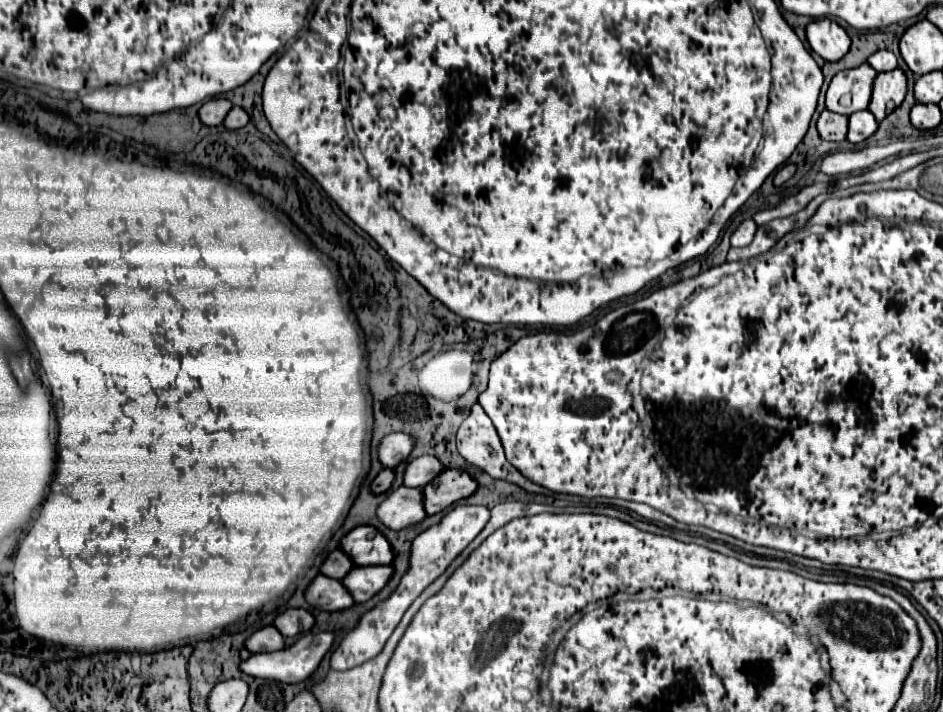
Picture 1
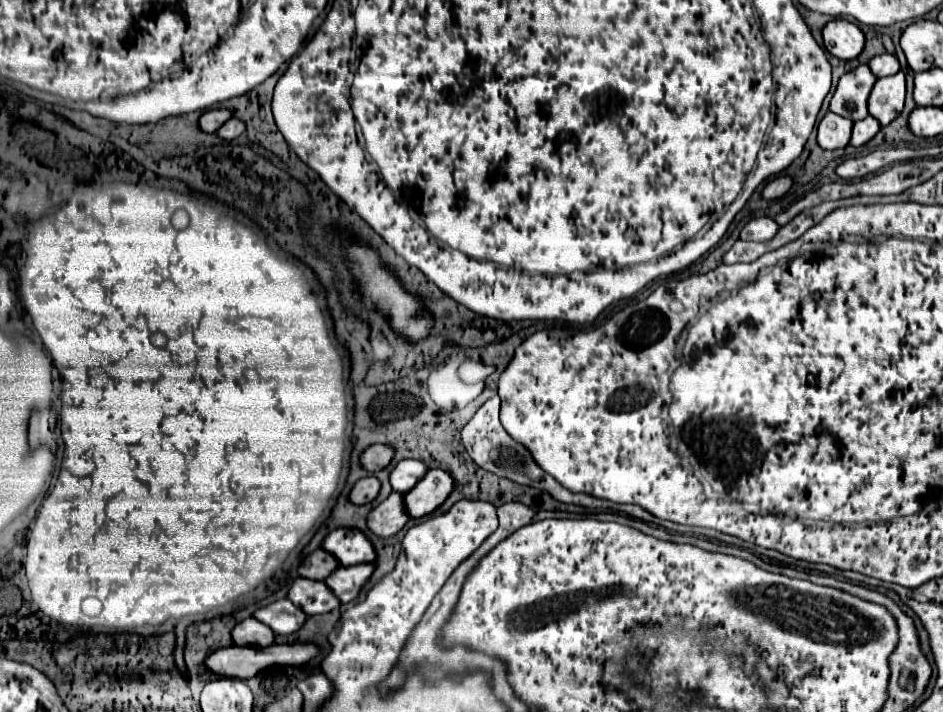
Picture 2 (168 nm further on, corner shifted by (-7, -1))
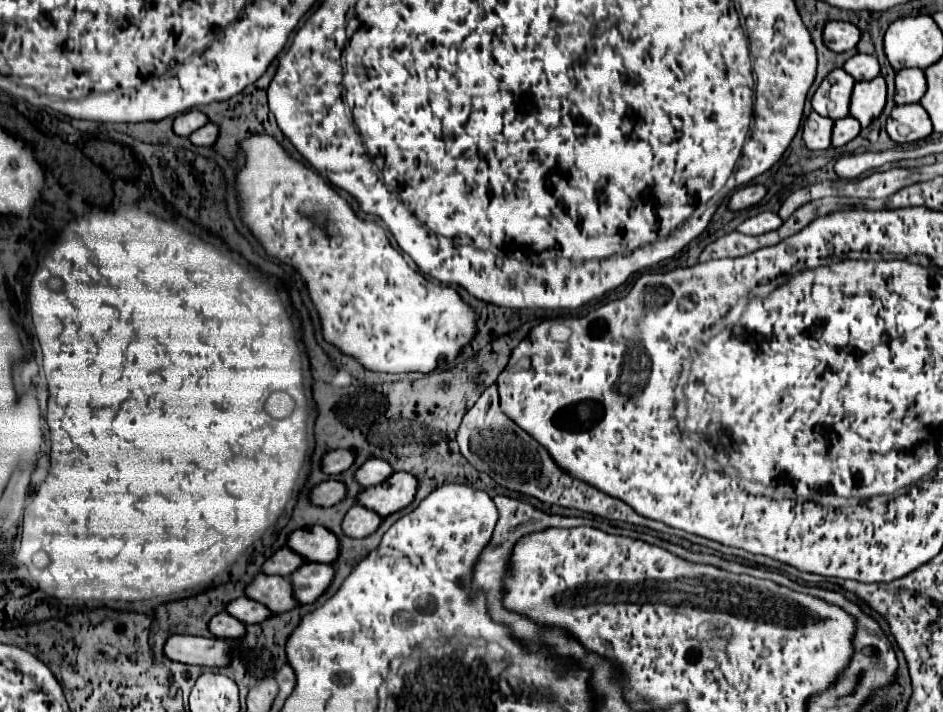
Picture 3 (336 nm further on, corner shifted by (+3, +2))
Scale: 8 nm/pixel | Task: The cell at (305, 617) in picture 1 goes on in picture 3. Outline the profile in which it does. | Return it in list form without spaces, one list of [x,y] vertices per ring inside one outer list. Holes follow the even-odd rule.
[[[247,596],[229,602],[227,612],[237,620],[241,620],[243,624],[261,624],[273,616],[273,612],[265,604],[259,604]]]

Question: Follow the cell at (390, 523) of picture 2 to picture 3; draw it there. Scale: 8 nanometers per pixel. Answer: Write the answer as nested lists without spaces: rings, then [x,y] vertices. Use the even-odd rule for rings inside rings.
[[[355,504],[343,518],[343,532],[351,538],[365,538],[373,534],[381,524],[381,516],[361,504]]]

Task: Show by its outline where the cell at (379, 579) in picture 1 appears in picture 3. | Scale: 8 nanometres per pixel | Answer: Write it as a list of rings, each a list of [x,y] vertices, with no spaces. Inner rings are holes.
[[[307,562],[291,576],[291,584],[301,604],[313,604],[321,594],[325,594],[333,578],[335,578],[335,568],[331,564]]]

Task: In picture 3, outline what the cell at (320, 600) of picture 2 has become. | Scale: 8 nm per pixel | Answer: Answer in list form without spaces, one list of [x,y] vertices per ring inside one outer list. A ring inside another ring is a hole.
[[[259,574],[249,586],[247,586],[247,596],[267,604],[269,610],[273,610],[275,614],[281,612],[289,612],[293,608],[299,606],[295,594],[293,594],[293,584],[289,578],[283,576],[265,576]]]

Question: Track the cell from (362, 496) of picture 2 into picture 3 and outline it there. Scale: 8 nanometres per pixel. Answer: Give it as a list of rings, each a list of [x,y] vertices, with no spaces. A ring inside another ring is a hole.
[[[327,480],[321,482],[313,492],[311,492],[311,500],[317,506],[333,506],[339,504],[341,500],[345,500],[347,496],[347,486],[339,480]]]

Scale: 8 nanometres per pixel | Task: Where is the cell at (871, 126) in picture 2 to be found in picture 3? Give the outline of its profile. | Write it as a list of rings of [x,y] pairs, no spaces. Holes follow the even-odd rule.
[[[847,116],[847,118],[841,118],[835,122],[833,126],[833,136],[831,136],[831,146],[843,146],[847,142],[851,142],[853,138],[857,138],[861,132],[861,124],[853,118],[853,116]]]

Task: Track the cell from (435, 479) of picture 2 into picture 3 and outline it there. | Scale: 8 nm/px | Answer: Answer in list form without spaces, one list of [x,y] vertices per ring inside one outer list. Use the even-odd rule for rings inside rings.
[[[395,472],[385,484],[365,488],[359,494],[359,504],[375,510],[381,516],[391,516],[407,508],[417,494],[419,480],[409,472]]]

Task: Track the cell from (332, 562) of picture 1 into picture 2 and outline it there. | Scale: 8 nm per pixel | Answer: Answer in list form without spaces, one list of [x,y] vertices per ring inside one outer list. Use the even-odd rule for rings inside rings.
[[[315,549],[313,553],[309,553],[303,563],[299,565],[297,573],[301,577],[307,577],[307,579],[313,579],[313,581],[323,581],[339,563],[335,561],[333,555],[329,555],[327,551],[323,549]]]

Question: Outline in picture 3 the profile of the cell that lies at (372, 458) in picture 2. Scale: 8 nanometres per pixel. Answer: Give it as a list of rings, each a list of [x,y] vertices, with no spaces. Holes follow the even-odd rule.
[[[331,450],[323,458],[323,470],[327,474],[341,474],[353,466],[355,456],[357,454],[353,450]]]

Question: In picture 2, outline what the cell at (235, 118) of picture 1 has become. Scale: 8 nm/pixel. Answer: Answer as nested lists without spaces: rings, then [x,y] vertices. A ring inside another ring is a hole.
[[[229,119],[223,127],[219,127],[219,131],[217,131],[217,137],[221,137],[221,139],[225,139],[225,141],[233,141],[233,139],[237,139],[241,133],[245,131],[245,125],[239,121],[239,119]]]

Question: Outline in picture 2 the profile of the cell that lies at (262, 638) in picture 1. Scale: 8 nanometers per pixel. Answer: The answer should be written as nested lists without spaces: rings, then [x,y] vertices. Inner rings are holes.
[[[249,617],[237,623],[231,631],[231,639],[235,645],[261,645],[267,647],[273,643],[273,631],[261,621]]]

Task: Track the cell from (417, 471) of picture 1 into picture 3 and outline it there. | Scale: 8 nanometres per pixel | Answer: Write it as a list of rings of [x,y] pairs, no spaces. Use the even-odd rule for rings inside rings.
[[[373,458],[373,460],[367,460],[367,462],[355,472],[355,478],[361,482],[361,486],[369,488],[369,486],[383,484],[393,472],[395,472],[395,470],[393,470],[393,466],[391,466],[387,460]]]

